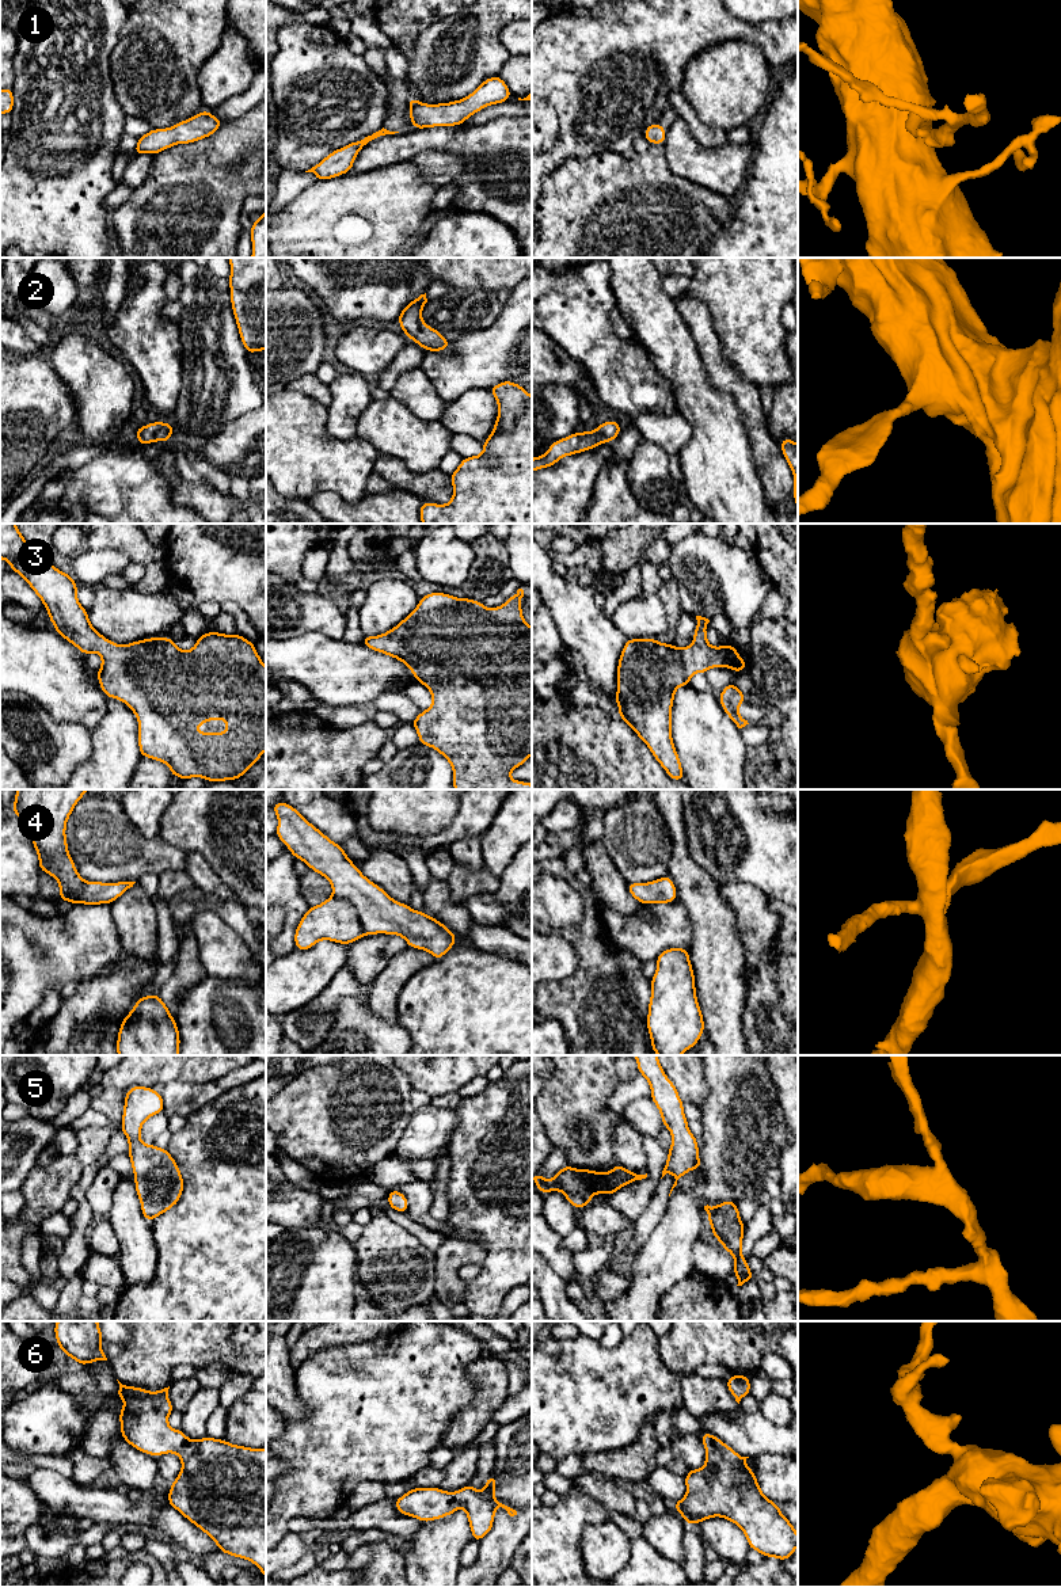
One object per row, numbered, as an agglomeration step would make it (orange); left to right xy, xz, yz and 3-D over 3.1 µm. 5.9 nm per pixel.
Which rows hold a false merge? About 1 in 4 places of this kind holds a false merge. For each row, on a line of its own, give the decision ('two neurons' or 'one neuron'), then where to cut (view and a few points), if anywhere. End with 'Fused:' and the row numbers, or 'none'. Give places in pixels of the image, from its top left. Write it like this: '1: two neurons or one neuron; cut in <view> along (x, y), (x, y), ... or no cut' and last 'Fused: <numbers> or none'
1: one neuron; no cut
2: one neuron; no cut
3: one neuron; no cut
4: one neuron; no cut
5: one neuron; no cut
6: one neuron; no cut
Fused: none

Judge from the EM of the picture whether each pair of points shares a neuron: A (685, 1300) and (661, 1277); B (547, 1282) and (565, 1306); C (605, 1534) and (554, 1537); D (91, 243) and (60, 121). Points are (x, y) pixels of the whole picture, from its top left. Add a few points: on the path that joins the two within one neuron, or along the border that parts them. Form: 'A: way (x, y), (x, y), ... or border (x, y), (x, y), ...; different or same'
A: border (693, 1270), (662, 1297), (658, 1306); different
B: way (551, 1287), (552, 1294), (559, 1301); same
C: border (607, 1519), (589, 1523), (584, 1529), (582, 1568); different
D: way (61, 213), (60, 151); same

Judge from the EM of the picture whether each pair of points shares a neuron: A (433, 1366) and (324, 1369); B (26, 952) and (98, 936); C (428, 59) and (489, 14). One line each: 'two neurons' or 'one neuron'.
A: one neuron
B: one neuron
C: one neuron

